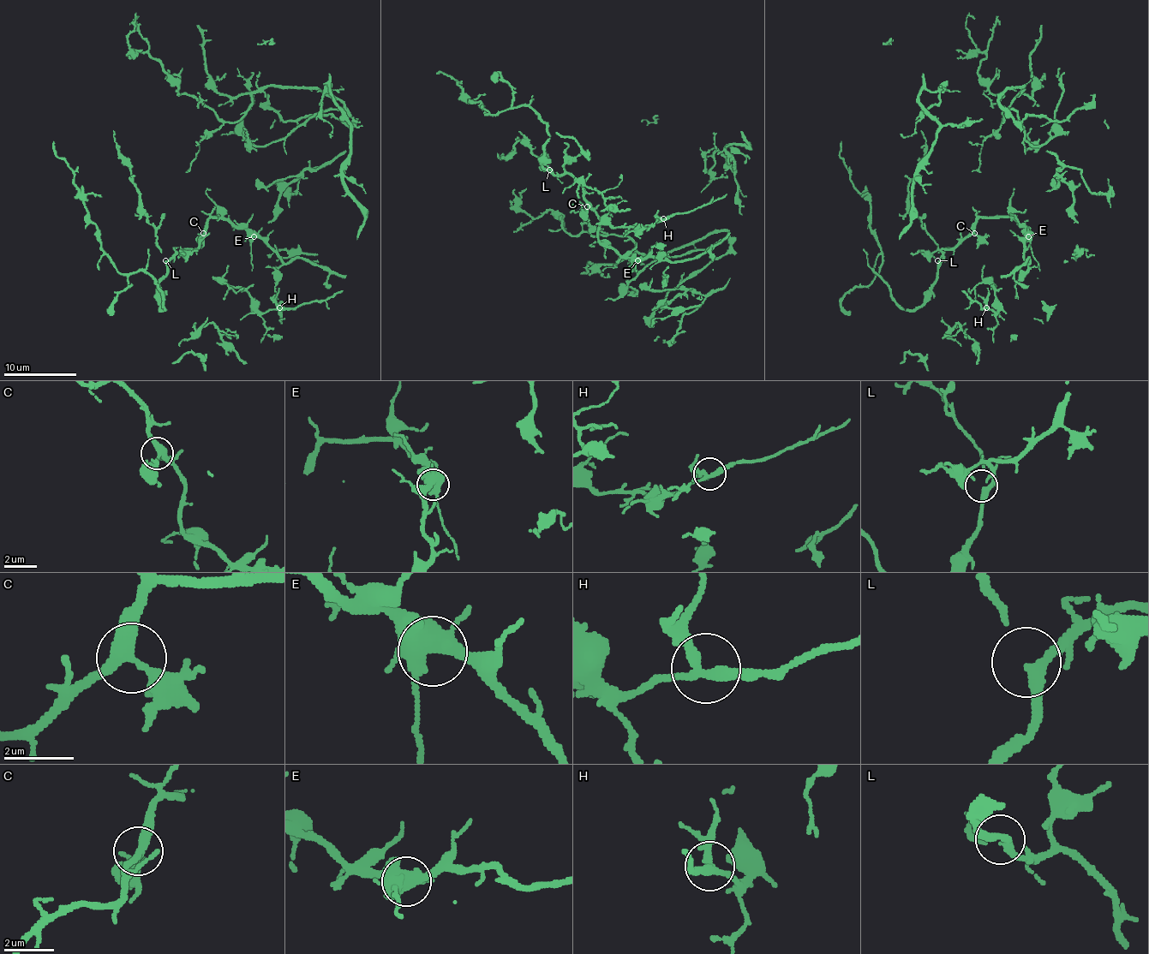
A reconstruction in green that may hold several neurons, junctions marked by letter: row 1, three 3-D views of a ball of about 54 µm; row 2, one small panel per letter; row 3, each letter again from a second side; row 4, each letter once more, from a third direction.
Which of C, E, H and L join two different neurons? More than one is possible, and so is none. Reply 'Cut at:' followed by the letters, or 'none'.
Cut at: none

